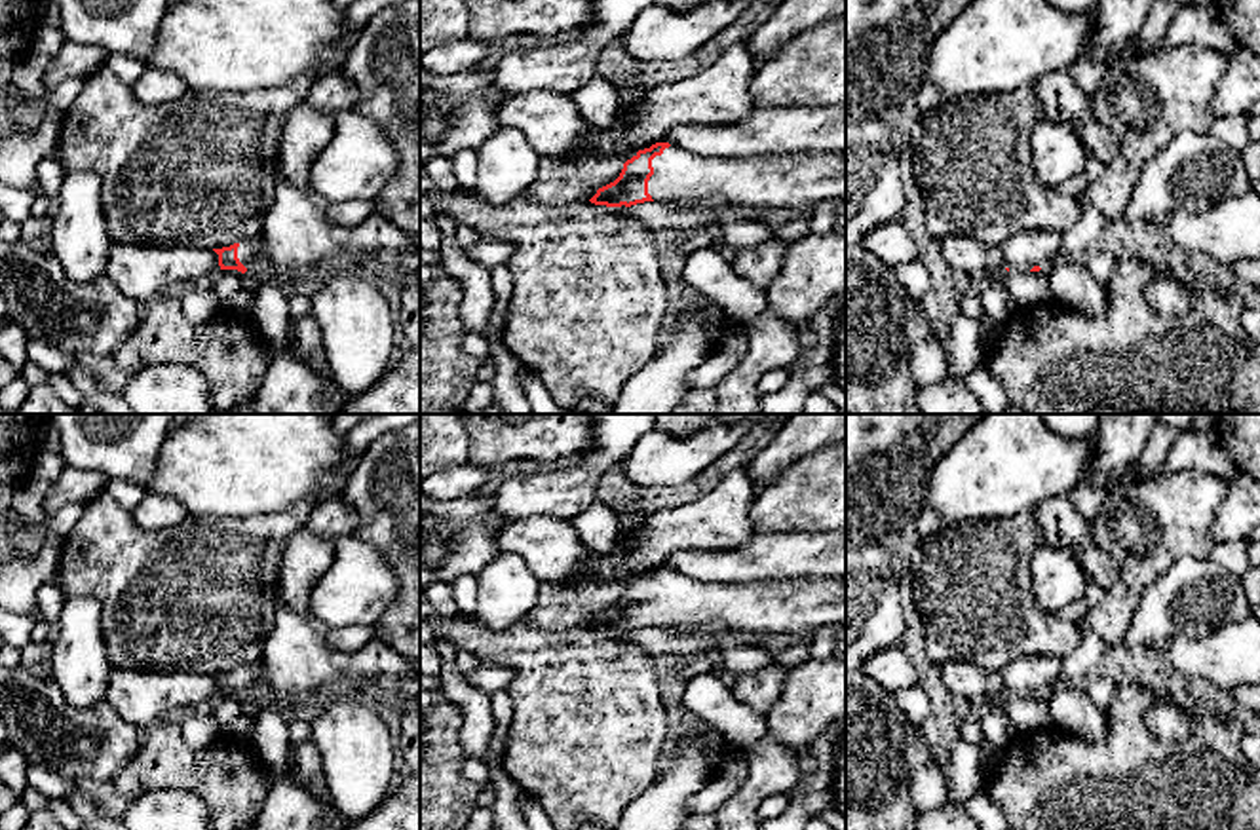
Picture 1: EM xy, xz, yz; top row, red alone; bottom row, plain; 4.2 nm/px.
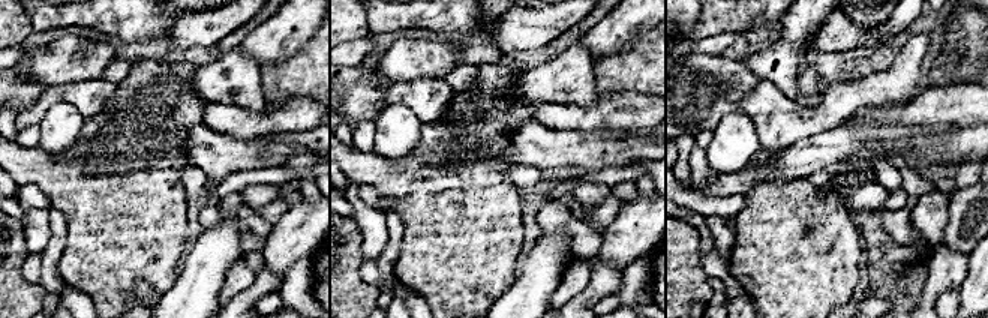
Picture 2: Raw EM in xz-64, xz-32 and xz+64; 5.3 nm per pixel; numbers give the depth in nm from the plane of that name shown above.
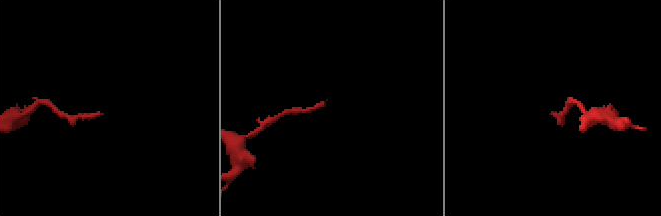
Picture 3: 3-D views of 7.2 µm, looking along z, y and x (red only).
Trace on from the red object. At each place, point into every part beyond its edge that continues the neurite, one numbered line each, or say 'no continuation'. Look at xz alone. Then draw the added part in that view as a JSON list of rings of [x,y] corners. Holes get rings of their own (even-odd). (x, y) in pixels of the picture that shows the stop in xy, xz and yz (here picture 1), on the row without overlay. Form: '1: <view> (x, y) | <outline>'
1: xz (683, 604) | [[[669,572],[652,585],[654,600],[648,606],[648,619],[656,627],[673,629],[694,636],[737,634],[743,631],[760,634],[806,634],[823,625],[846,623],[846,581],[844,579],[796,579],[775,583],[747,583],[724,587],[701,583],[682,574]]]

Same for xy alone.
1: xy (248, 677) | [[[255,661],[255,663],[245,665],[245,667],[239,669],[238,684],[247,693],[247,697],[258,695],[257,693],[258,678],[260,678],[260,661]]]

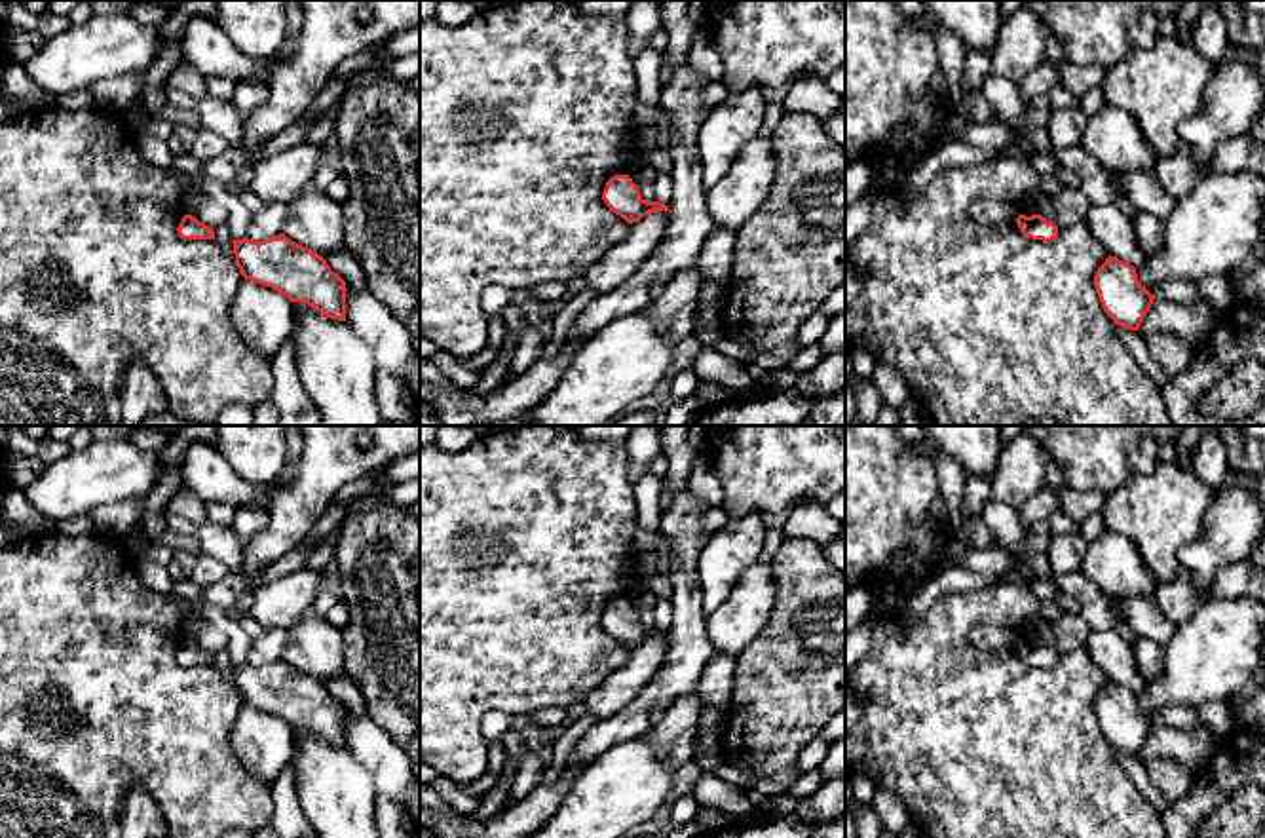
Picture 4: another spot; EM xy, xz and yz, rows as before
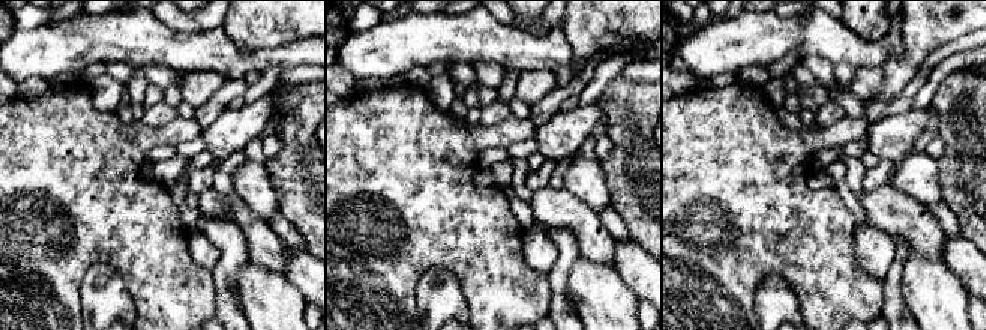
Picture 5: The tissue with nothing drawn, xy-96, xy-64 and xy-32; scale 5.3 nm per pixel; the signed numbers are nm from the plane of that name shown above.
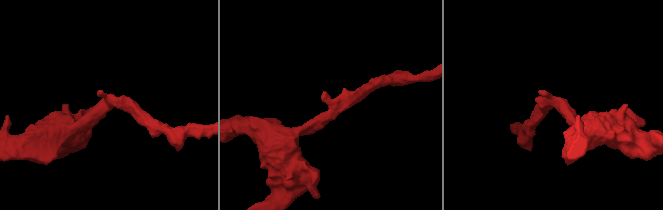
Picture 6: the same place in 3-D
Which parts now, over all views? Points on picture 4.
no continuation

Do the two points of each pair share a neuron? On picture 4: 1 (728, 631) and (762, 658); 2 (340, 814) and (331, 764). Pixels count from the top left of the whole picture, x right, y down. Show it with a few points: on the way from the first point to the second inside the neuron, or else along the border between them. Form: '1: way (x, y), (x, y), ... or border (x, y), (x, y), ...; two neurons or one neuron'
1: border (774, 609), (760, 635), (736, 660); two neurons
2: way (340, 802), (331, 785), (331, 776); one neuron

